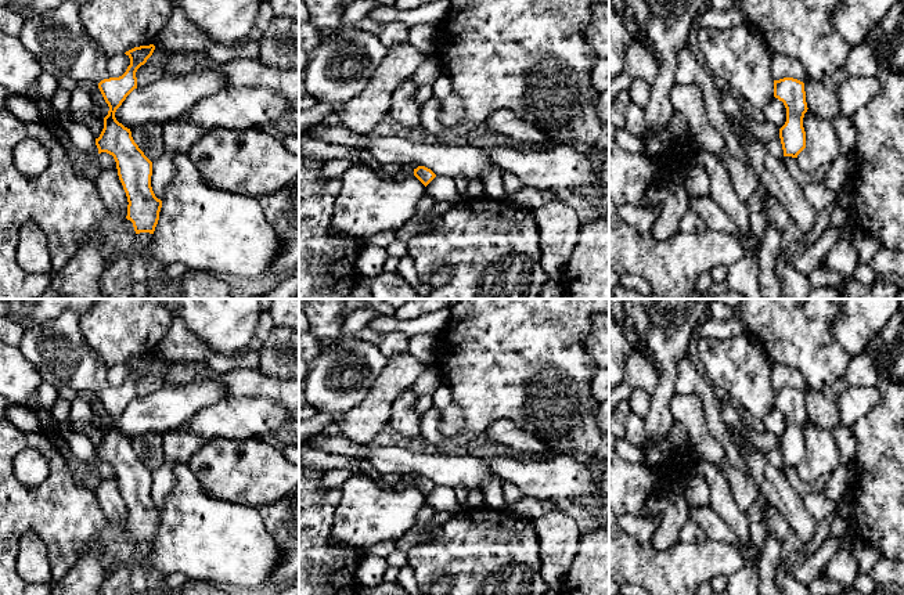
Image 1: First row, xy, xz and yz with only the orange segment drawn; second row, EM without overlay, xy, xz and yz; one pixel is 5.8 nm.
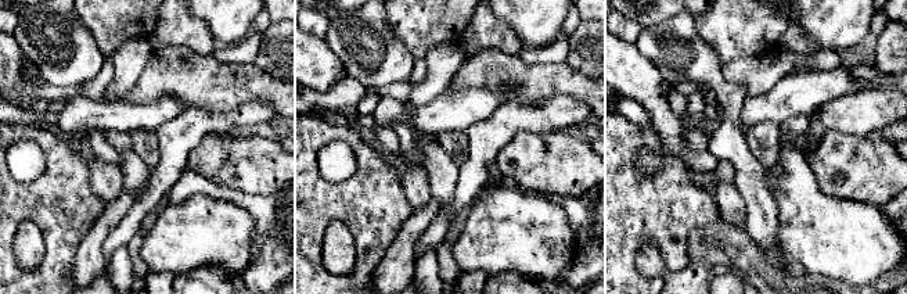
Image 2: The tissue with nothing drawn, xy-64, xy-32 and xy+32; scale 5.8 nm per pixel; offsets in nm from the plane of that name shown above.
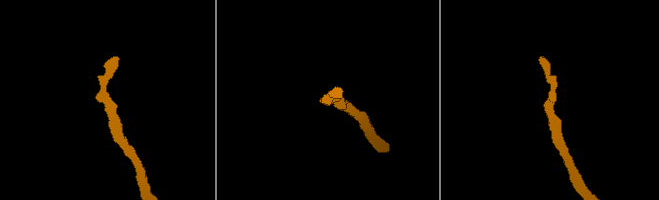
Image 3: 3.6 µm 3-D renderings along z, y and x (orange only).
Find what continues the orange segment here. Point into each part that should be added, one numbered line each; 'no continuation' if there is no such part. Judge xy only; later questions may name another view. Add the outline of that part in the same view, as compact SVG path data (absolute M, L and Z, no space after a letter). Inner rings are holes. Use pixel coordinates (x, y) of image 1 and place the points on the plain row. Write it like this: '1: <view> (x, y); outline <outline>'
1: xy (57, 349); outline M62 311L53 321L26 328L19 343L24 357L37 369L44 383L61 390L109 389L107 365L83 338L79 314Z

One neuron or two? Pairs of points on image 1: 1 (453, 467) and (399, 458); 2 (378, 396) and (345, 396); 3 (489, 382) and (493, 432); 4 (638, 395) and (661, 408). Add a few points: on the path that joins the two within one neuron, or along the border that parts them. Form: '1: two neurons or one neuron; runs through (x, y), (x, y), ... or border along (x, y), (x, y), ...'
1: one neuron; runs through (439, 467), (413, 462)
2: two neurons; border along (382, 368), (368, 393), (342, 414)
3: two neurons; border along (523, 431), (510, 419), (496, 419), (483, 432)
4: two neurons; border along (651, 395), (651, 408), (644, 418)

